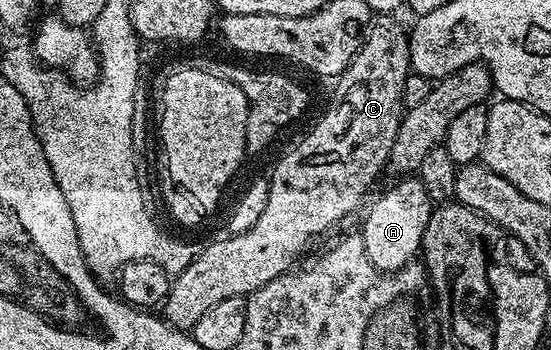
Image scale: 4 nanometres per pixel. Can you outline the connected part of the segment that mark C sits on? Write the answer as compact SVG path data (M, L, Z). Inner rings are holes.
M385 16L370 25L357 55L347 64L347 68L336 79L333 103L325 110L325 115L309 130L302 142L297 142L277 162L273 178L268 179L269 195L266 207L251 229L242 234L224 236L213 242L205 251L198 253L187 268L183 268L172 279L169 295L163 303L165 321L186 332L192 331L195 320L203 316L219 300L231 296L254 294L260 286L286 273L293 257L312 240L316 234L335 225L345 218L361 202L361 197L369 190L369 185L381 174L381 169L389 162L389 150L403 117L403 91L405 81L410 76L409 36L406 27Z

